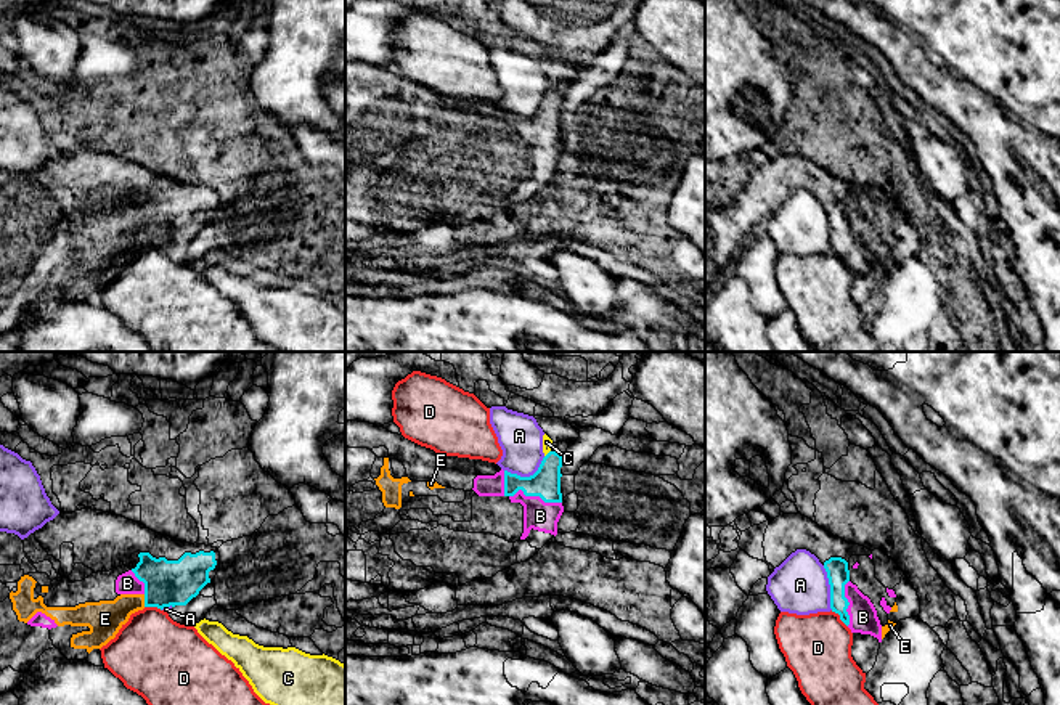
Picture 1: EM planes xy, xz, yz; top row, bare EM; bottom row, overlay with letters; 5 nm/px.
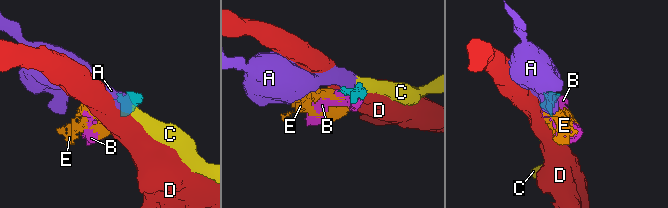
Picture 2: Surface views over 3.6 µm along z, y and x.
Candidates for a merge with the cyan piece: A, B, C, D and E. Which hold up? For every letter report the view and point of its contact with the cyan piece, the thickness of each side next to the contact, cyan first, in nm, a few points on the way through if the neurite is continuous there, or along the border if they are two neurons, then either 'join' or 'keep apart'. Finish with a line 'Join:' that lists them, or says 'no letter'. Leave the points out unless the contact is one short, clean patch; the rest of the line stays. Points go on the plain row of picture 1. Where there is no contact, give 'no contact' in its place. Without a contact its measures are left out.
A: xz (527, 118) | 150/220 nm | along xz (545, 97), (540, 106), (529, 116), (505, 111) | keep apart
B: xz (535, 135) | 150/150 nm | join
C: xz (548, 93) | 150/50 nm | along xz (550, 90), (545, 97) | keep apart
D: yz (840, 257) | 110/340 nm | along yz (831, 251), (847, 267) | keep apart
E: xy (145, 241) | 220/180 nm | join
Join: B, E

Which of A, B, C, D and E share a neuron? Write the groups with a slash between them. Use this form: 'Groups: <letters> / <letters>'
Groups: A C / B E / D

